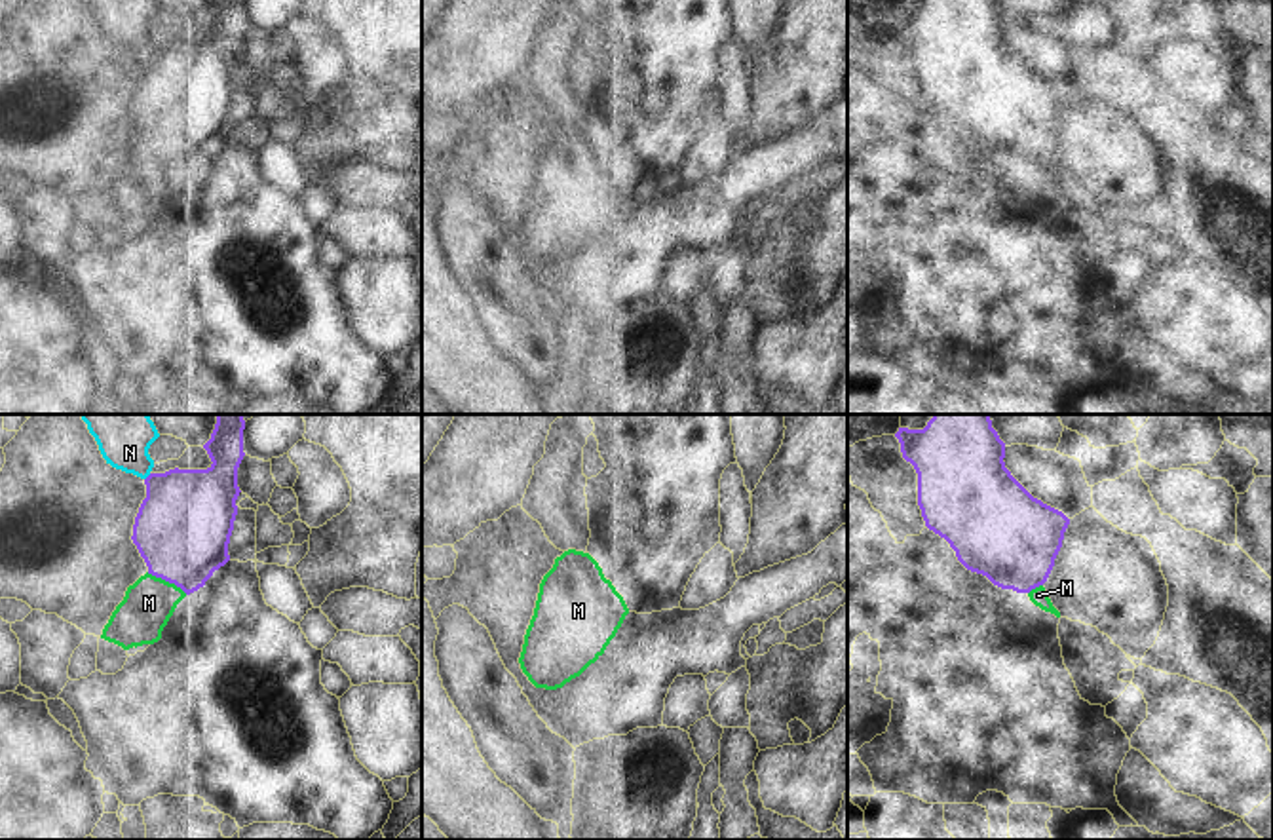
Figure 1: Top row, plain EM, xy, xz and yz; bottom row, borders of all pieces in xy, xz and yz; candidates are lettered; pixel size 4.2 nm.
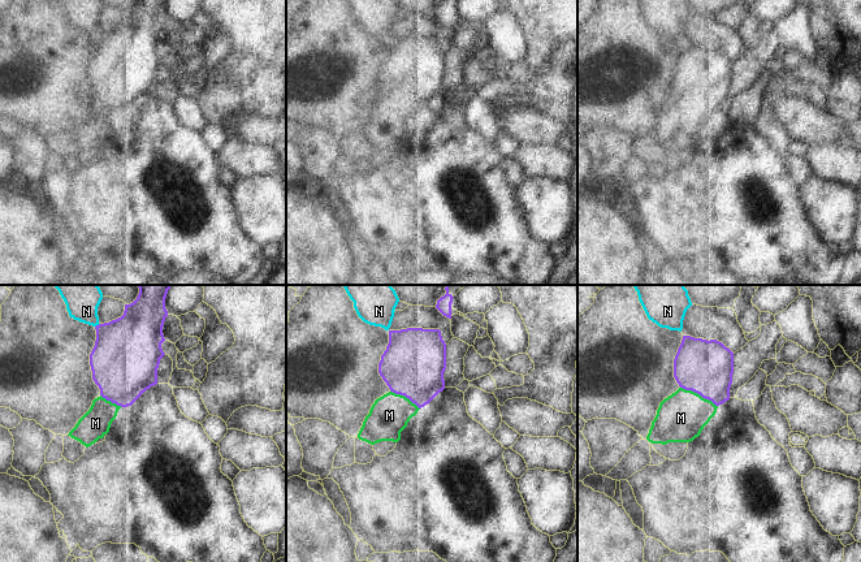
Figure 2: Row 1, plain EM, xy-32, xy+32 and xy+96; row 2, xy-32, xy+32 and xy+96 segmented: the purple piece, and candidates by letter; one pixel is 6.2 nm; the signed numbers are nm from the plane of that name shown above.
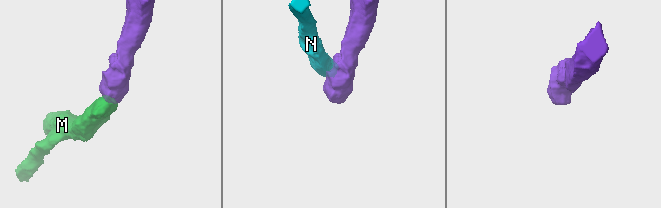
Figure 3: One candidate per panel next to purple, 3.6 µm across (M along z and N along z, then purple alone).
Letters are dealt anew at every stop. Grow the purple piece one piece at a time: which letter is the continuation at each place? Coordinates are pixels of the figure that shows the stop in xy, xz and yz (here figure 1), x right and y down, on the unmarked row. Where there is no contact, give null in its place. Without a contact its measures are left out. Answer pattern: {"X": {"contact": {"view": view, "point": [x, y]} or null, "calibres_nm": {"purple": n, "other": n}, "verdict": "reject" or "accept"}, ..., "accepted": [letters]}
{"M": {"contact": {"view": "xy", "point": [168, 154]}, "calibres_nm": {"purple": 400, "other": 220}, "verdict": "accept"}, "N": {"contact": {"view": "xy", "point": [147, 52]}, "calibres_nm": {"purple": 400, "other": 190}, "verdict": "reject"}, "accepted": ["M"]}

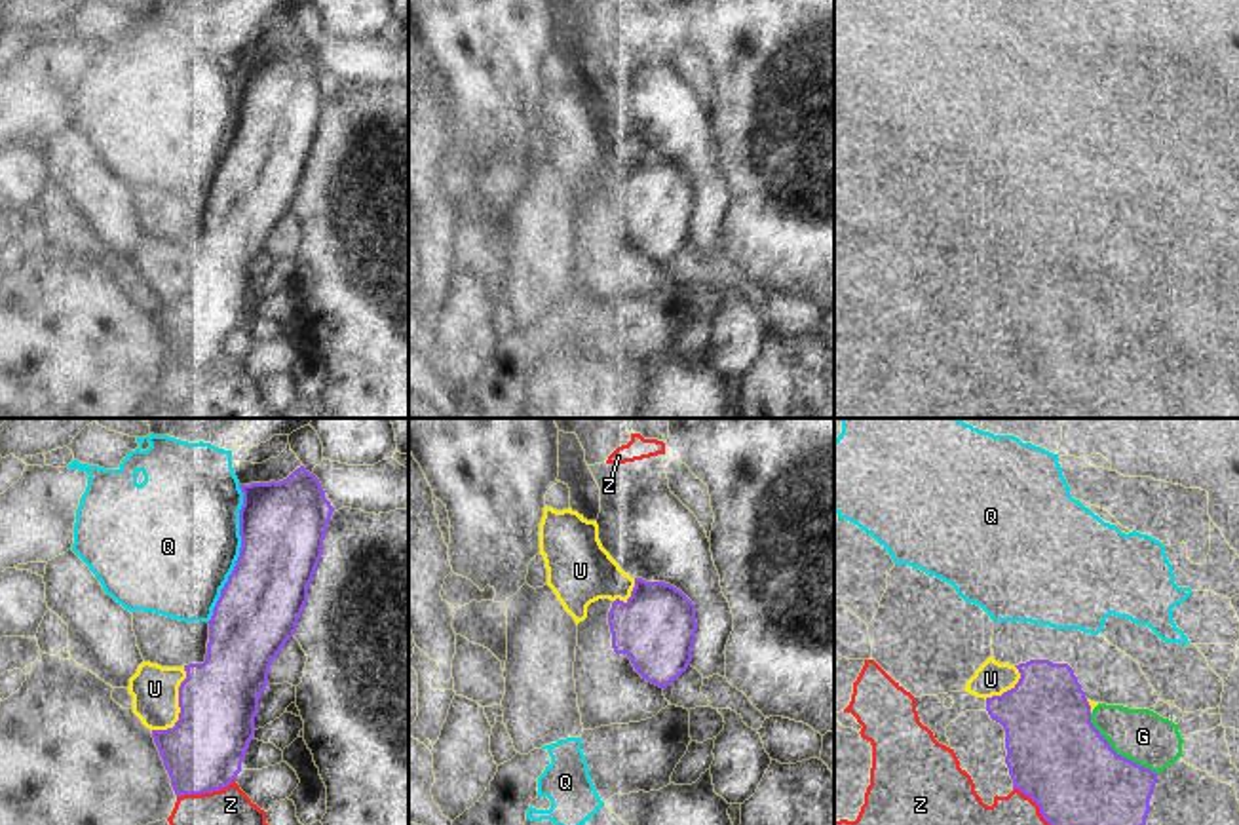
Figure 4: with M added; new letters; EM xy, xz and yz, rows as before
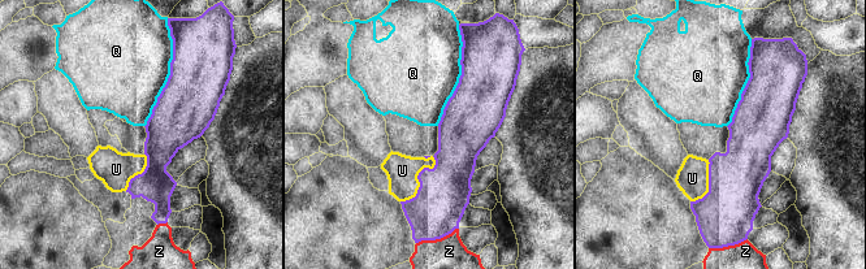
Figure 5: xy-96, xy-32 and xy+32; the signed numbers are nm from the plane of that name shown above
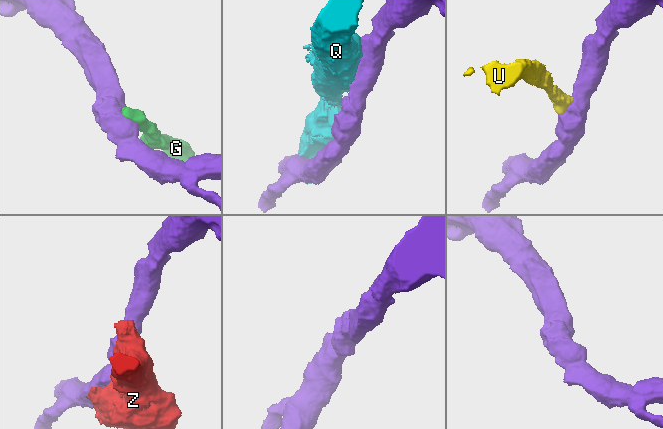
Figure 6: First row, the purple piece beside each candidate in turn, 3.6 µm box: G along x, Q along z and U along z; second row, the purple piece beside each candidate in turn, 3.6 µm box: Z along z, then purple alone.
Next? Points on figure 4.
{"G": {"contact": {"view": "yz", "point": [1116, 327]}, "calibres_nm": {"purple": 420, "other": 220}, "verdict": "reject"}, "Q": {"contact": {"view": "xy", "point": [240, 128]}, "calibres_nm": {"purple": 360, "other": 480}, "verdict": "reject"}, "U": {"contact": {"view": "xy", "point": [179, 280]}, "calibres_nm": {"purple": 340, "other": 200}, "verdict": "reject"}, "Z": {"contact": {"view": "xy", "point": [206, 365]}, "calibres_nm": {"purple": 340, "other": 420}, "verdict": "reject"}, "accepted": []}

